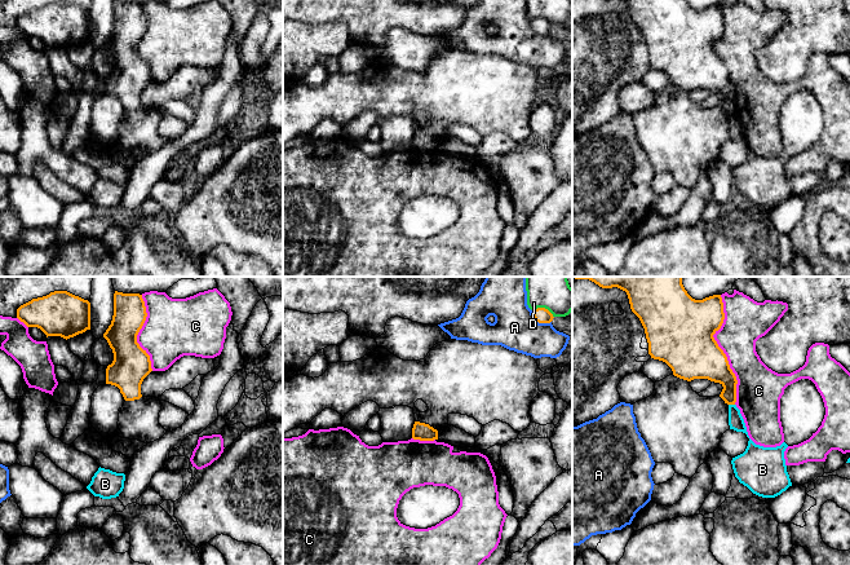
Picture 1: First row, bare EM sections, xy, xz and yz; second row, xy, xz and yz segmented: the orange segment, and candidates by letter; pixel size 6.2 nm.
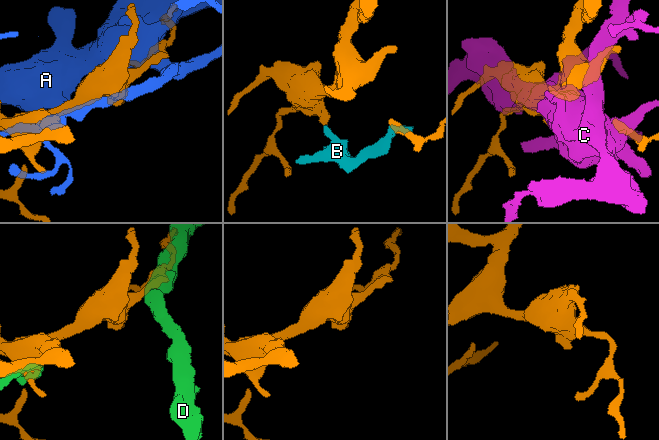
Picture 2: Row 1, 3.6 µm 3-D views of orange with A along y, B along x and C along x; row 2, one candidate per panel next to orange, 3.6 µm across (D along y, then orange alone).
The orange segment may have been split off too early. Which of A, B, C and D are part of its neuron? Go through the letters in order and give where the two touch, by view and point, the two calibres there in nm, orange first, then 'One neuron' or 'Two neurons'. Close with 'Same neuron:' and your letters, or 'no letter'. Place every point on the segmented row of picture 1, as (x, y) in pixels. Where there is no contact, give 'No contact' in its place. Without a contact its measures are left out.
A: Touches orange at xz (539, 322). Thickness 100 nm (orange) against 260 nm. Two neurons
B: Touches orange at yz (731, 404). Thickness 170 nm (orange) against 100 nm. Two neurons
C: Touches orange at yz (721, 349). Thickness 360 nm (orange) against 280 nm. Two neurons
D: Touches orange at xz (544, 308). Thickness 100 nm (orange) against 260 nm. Two neurons
Same neuron: no letter

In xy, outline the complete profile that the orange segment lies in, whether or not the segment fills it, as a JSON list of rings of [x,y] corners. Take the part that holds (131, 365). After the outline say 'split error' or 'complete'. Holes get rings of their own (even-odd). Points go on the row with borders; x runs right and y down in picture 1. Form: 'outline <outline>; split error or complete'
outline [[[115,291],[112,321],[103,334],[103,337],[107,340],[114,353],[114,361],[106,368],[106,384],[118,387],[125,401],[134,401],[142,397],[141,384],[152,371],[150,356],[137,343],[137,335],[146,317],[147,313],[142,295]]]; complete

